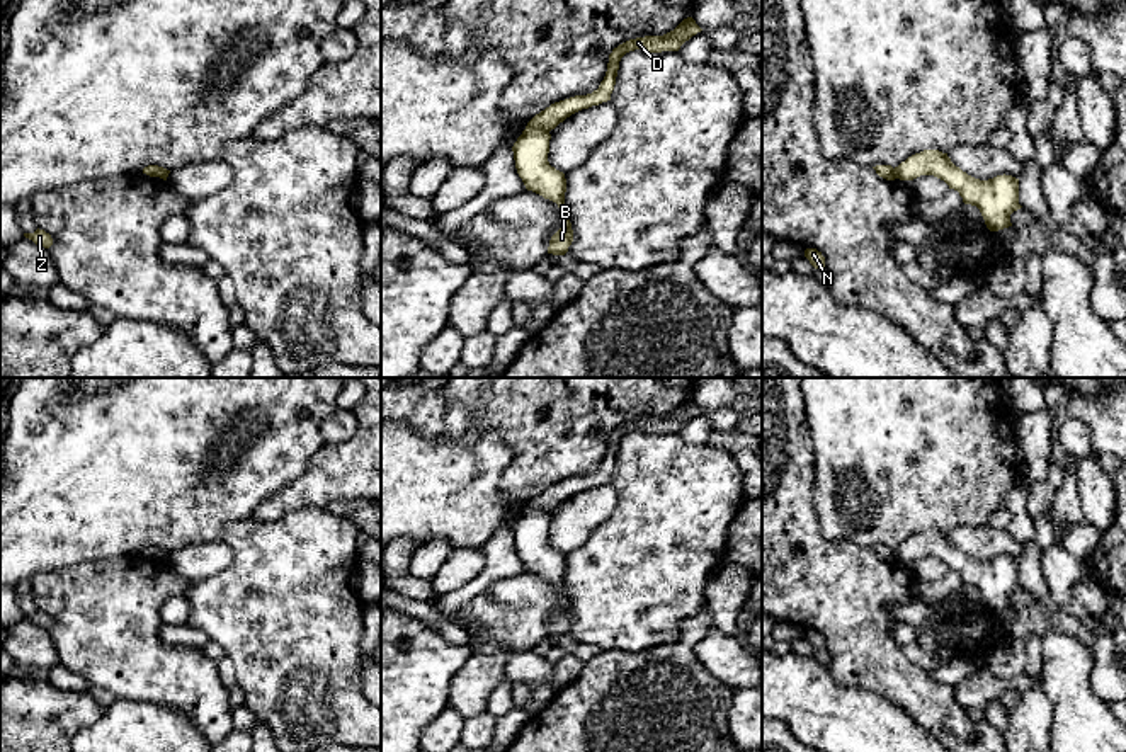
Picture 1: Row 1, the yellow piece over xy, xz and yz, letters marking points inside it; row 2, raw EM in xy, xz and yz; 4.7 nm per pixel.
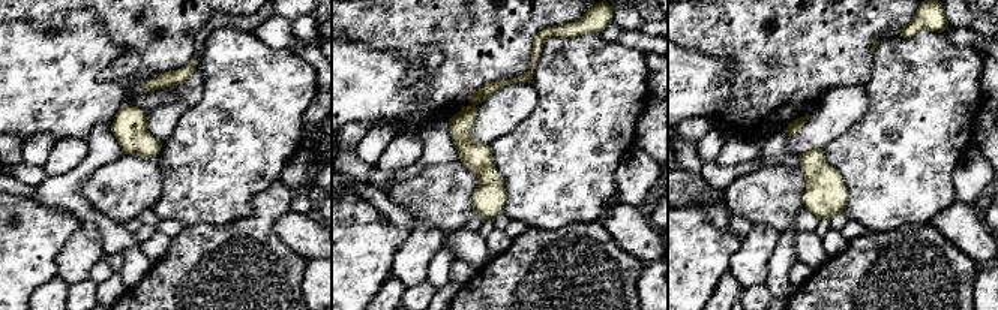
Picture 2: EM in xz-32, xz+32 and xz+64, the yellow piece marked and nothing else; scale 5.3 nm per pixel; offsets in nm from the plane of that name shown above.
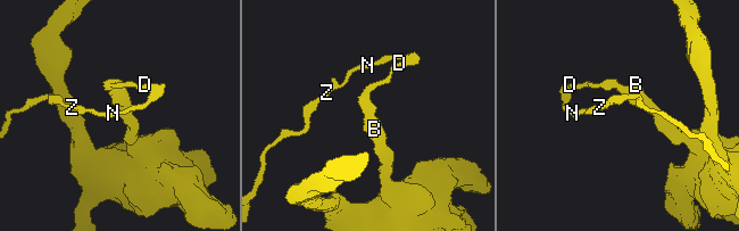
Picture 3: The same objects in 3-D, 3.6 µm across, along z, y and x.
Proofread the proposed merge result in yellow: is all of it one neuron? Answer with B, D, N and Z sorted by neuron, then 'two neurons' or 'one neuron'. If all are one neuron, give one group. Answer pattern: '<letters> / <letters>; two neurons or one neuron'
B / D N Z; two neurons

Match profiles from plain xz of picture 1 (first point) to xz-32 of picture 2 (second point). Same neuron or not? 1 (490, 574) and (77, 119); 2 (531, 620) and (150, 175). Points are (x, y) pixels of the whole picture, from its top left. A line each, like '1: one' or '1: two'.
1: two
2: one

